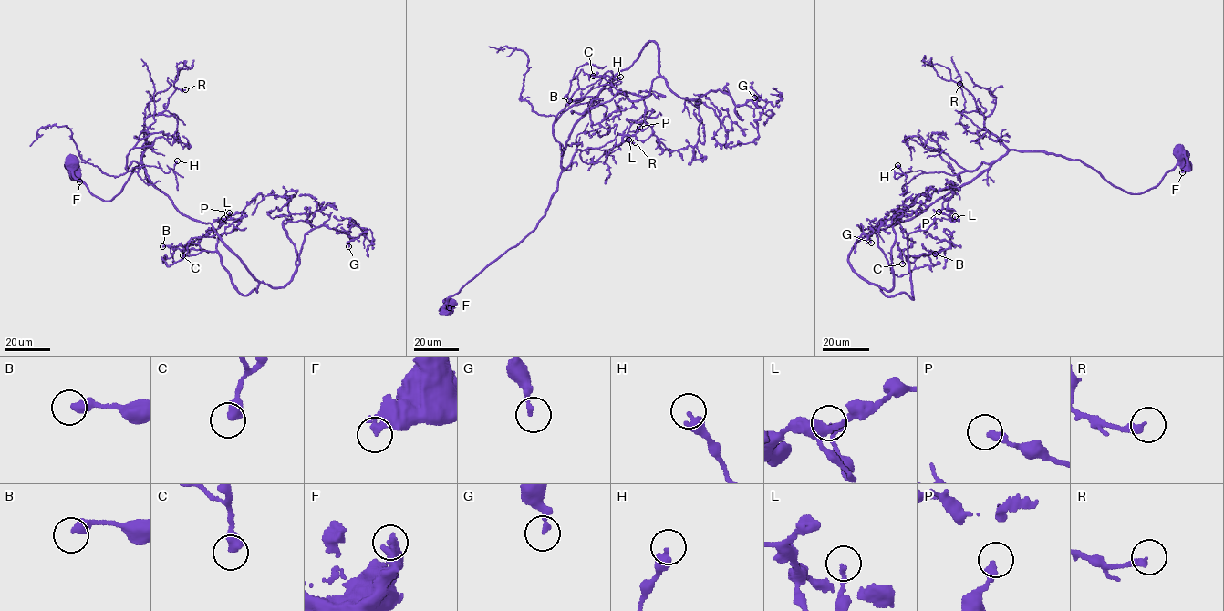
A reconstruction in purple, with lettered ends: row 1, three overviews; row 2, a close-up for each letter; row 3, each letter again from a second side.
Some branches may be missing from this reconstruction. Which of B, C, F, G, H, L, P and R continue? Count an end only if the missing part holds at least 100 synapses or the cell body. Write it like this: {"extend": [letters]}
{"extend": []}

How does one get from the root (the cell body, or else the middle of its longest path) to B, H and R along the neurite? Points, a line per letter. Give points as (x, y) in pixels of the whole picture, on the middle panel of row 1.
B: (451, 304), (535, 227), (575, 125), (656, 44), (647, 97), (630, 101), (605, 84), (569, 100)
H: (451, 304), (450, 296), (544, 214), (562, 170), (554, 123), (572, 96), (606, 72), (614, 80), (620, 77)
R: (451, 304), (447, 301), (450, 296), (535, 227), (560, 173), (578, 150), (606, 150), (626, 140), (635, 142)

